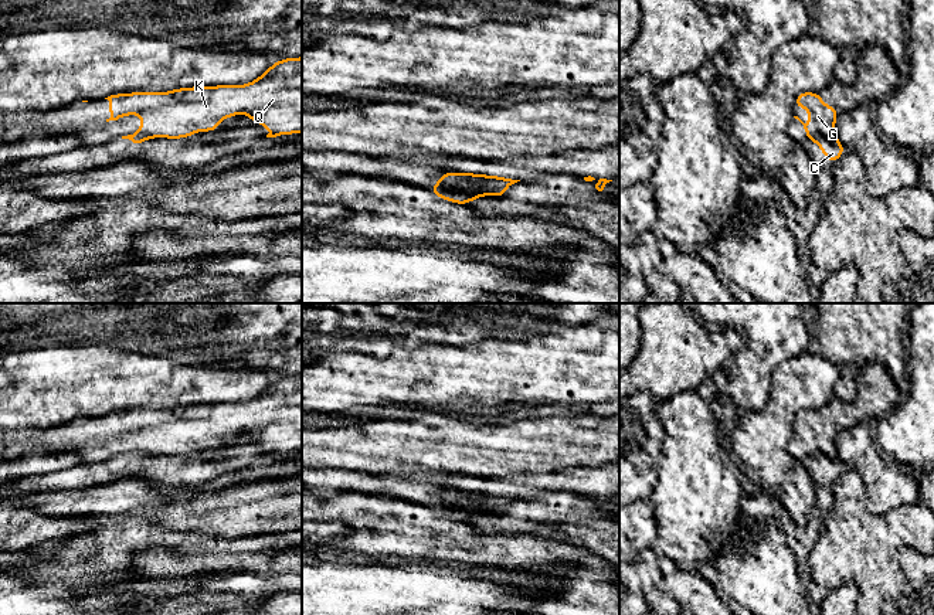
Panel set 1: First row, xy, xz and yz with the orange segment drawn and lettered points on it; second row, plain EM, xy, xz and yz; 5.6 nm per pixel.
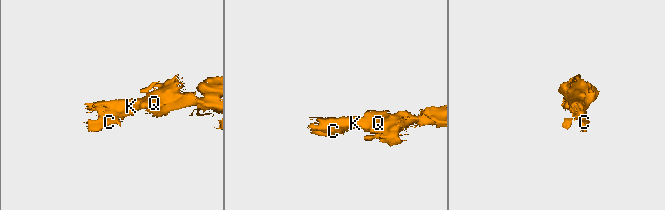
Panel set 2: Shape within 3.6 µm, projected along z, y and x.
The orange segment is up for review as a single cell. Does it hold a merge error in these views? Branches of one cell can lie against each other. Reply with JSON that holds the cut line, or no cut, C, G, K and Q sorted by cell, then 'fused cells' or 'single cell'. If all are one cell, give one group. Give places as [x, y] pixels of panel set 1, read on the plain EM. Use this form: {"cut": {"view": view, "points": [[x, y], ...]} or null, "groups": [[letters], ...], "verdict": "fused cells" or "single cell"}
{"cut": {"view": "xz", "points": [[437, 502], [462, 508], [472, 506]]}, "groups": [["C"], ["G", "K", "Q"]], "verdict": "fused cells"}

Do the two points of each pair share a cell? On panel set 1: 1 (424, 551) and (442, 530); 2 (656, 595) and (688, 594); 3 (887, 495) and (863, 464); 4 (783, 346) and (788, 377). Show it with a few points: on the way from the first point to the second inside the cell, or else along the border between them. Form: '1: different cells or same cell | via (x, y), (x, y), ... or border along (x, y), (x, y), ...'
1: same cell | via (427, 546), (437, 536)
2: different cells | border along (662, 576), (662, 584), (676, 600)
3: same cell | via (886, 488), (870, 471)
4: different cells | border along (805, 350), (784, 359), (773, 370)

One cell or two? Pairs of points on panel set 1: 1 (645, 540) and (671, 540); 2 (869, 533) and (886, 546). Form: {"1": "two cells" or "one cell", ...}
{"1": "two cells", "2": "one cell"}

